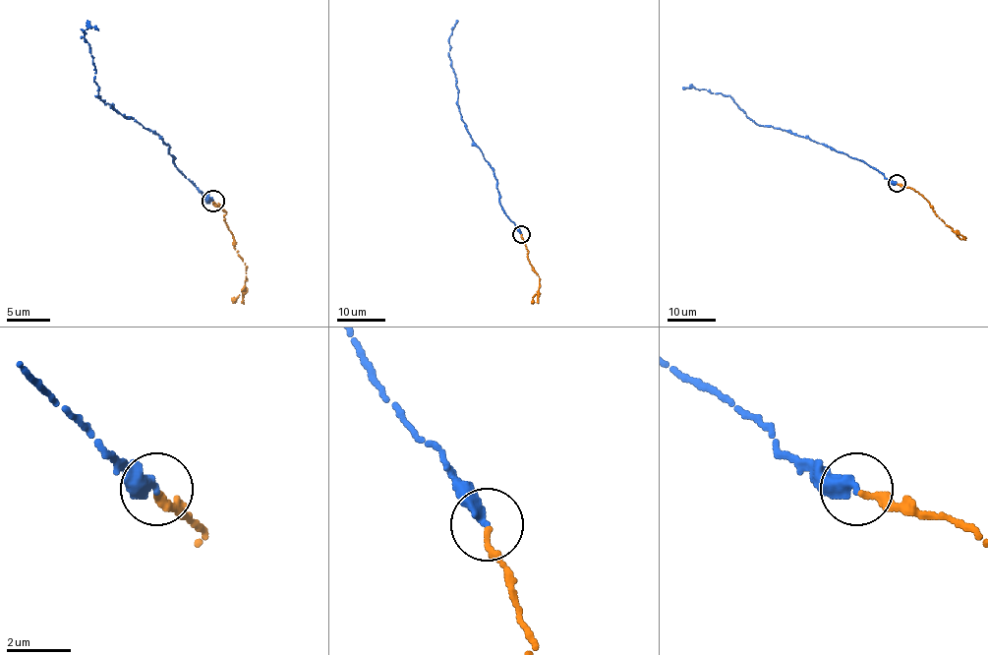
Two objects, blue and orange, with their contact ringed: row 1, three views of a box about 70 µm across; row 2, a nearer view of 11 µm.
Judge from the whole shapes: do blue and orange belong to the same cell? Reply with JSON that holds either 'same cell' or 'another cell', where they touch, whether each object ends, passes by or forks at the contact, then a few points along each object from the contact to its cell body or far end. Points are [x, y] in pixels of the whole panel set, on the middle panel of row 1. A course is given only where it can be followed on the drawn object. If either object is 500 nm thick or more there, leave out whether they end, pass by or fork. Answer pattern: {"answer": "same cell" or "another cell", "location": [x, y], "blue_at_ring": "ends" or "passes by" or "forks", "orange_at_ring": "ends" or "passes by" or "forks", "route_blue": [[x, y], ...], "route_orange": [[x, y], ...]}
{"answer": "same cell", "location": [521, 234], "blue_at_ring": "ends", "orange_at_ring": "ends", "route_blue": [[521, 234], [499, 203], [496, 180], [491, 165], [461, 118], [458, 93], [448, 57], [448, 38], [457, 20]], "route_orange": [[521, 234], [528, 252], [527, 258], [539, 276], [539, 292], [533, 304]]}

